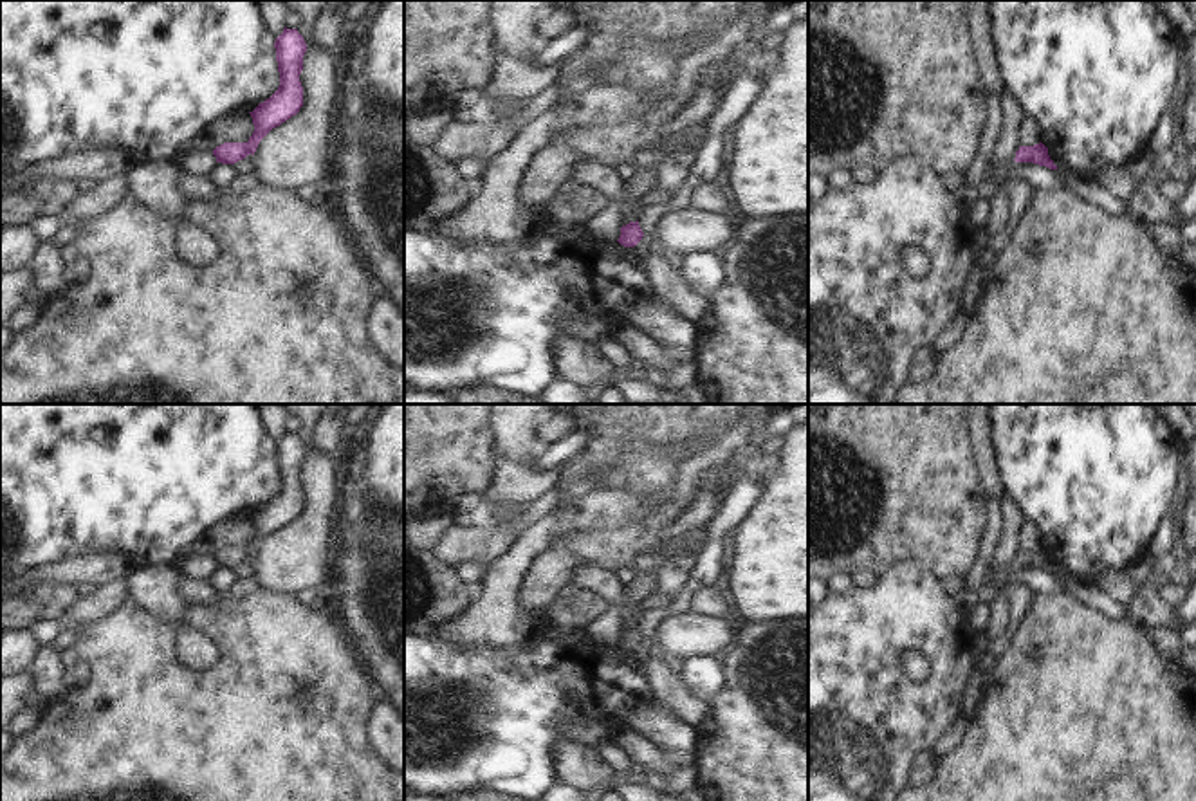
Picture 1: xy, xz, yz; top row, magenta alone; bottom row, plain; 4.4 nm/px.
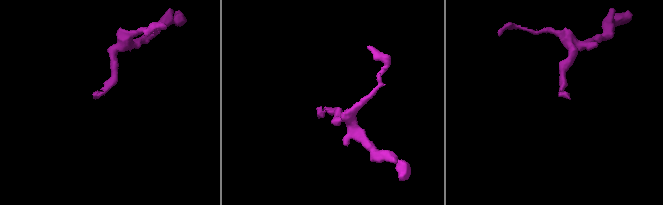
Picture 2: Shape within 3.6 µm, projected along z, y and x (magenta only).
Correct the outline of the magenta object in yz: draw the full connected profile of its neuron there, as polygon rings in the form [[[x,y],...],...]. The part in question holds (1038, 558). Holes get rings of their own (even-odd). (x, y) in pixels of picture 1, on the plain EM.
[[[1043,547],[1034,548],[1034,550],[1019,550],[1014,565],[1016,566],[1034,566],[1039,570],[1046,570],[1050,574],[1057,574],[1057,570],[1048,559],[1048,552]]]

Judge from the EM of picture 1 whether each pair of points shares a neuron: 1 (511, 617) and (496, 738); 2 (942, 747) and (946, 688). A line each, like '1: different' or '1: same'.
1: different
2: different

